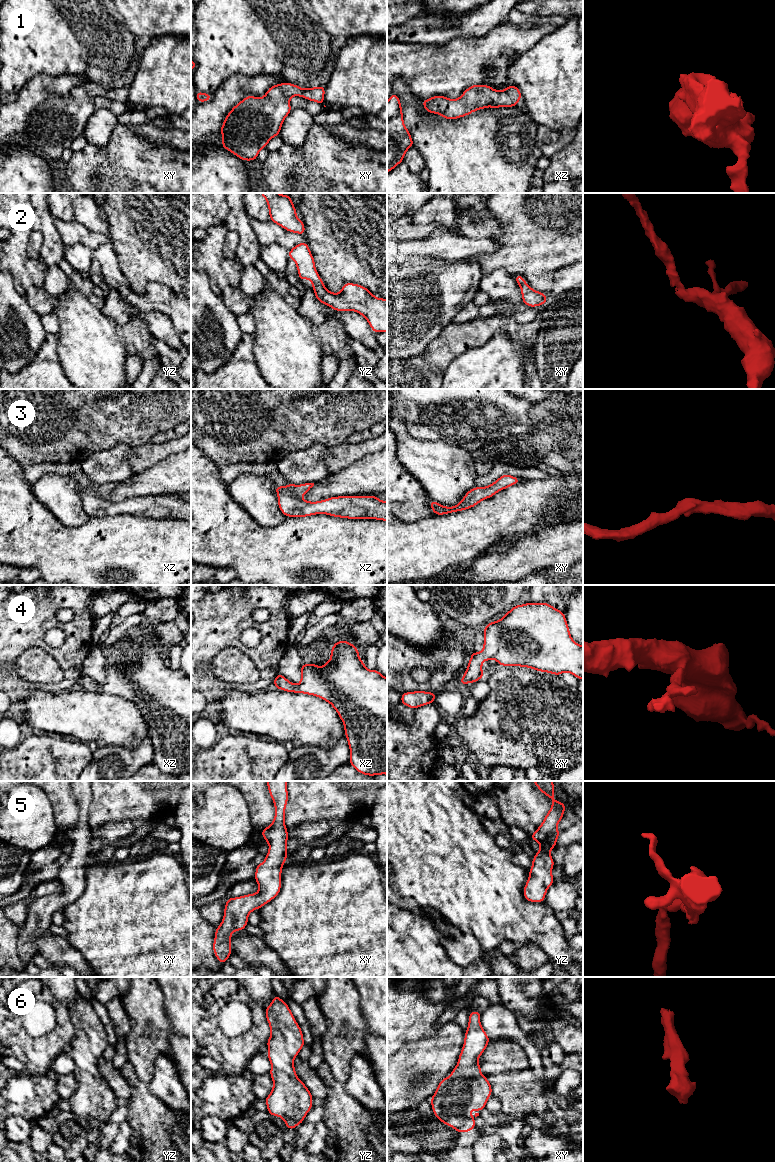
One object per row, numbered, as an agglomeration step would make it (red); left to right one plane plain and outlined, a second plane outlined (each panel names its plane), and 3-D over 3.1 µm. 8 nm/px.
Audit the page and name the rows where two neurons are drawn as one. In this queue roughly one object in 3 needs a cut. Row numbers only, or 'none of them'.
none of them

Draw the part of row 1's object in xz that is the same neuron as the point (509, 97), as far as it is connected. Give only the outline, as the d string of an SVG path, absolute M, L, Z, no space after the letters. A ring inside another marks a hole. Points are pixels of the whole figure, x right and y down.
M476 84L467 88L458 99L438 95L423 100L422 105L428 113L454 120L487 107L515 107L521 98L521 91L512 84L499 91L489 85Z

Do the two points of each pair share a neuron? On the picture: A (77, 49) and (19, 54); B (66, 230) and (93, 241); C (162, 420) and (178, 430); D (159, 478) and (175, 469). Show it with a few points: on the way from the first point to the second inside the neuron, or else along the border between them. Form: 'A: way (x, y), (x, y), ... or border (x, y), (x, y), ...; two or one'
A: way (63, 49), (43, 49), (35, 57), (33, 55); one
B: way (73, 233), (86, 237); one
C: border (180, 422), (157, 432), (151, 437); two
D: way (163, 478), (166, 478), (171, 473); one

